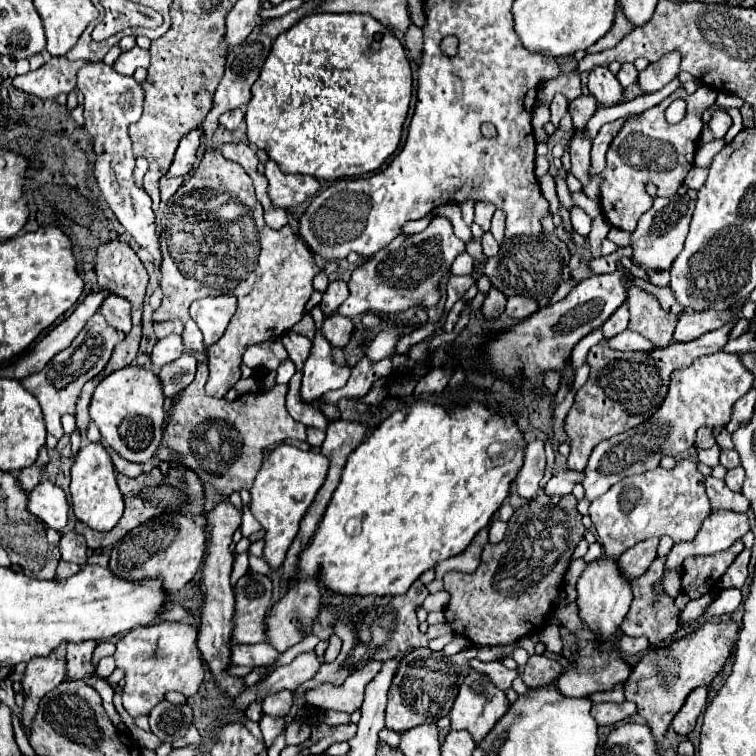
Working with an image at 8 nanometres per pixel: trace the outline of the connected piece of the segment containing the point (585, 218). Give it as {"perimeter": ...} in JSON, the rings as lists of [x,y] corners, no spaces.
{"perimeter":[[[572,208],[570,210],[570,216],[572,216],[572,224],[574,224],[574,230],[582,236],[588,236],[590,232],[590,226],[592,226],[592,218],[582,210],[582,208]]]}

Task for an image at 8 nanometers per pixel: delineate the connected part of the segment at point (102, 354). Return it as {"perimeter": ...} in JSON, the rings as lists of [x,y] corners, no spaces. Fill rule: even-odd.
{"perimeter":[[[94,314],[86,322],[86,326],[82,328],[82,332],[74,338],[74,342],[66,350],[62,350],[60,354],[56,354],[48,362],[46,368],[42,368],[40,372],[36,372],[36,374],[26,376],[24,380],[20,380],[22,386],[40,402],[42,412],[44,412],[44,420],[46,420],[46,428],[48,428],[48,432],[54,438],[60,440],[64,436],[64,430],[62,430],[62,424],[60,424],[60,416],[62,414],[74,414],[76,400],[78,400],[78,394],[80,394],[82,386],[104,370],[104,366],[108,364],[108,360],[112,356],[114,346],[122,338],[124,338],[124,332],[112,328],[102,318],[102,314]],[[94,336],[98,336],[98,338],[94,338]]]}

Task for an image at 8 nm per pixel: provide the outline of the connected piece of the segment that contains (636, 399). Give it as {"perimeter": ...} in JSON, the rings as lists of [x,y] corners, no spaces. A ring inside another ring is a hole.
{"perimeter":[[[740,304],[732,308],[732,318],[718,330],[706,332],[692,342],[672,342],[666,348],[656,348],[652,352],[618,352],[604,344],[592,346],[588,352],[590,376],[586,384],[576,392],[574,404],[564,420],[564,430],[570,442],[568,468],[582,472],[596,444],[646,422],[664,400],[670,374],[678,368],[690,366],[692,360],[696,360],[702,354],[720,352],[728,342],[736,318],[740,318]]]}

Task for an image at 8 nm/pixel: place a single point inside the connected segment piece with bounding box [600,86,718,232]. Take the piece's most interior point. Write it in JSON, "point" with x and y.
{"point":[646,149]}

